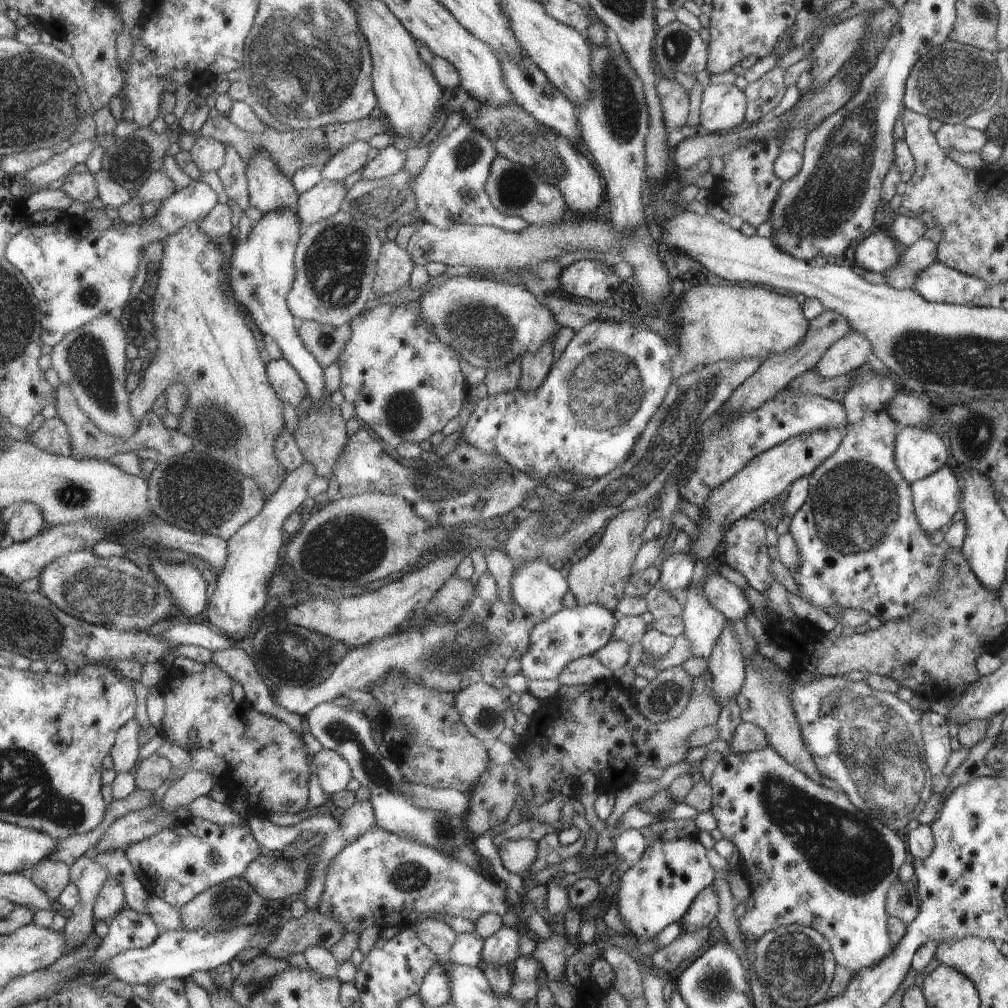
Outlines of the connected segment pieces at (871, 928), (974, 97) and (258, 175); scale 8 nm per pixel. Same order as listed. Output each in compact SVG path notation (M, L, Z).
M771 745L756 750L744 753L734 753L726 756L714 770L711 779L711 788L713 791L712 814L718 822L720 832L727 840L734 842L734 846L738 846L738 853L741 856L741 863L746 868L748 880L751 887L750 895L754 897L755 904L753 909L748 909L744 915L738 919L739 930L744 937L752 940L758 940L767 934L770 930L775 930L783 925L798 924L805 925L809 928L819 931L831 944L831 950L834 952L835 959L838 960L842 968L848 968L848 972L852 972L852 976L856 976L860 970L876 966L882 962L882 958L886 958L888 954L894 952L895 943L889 935L890 927L887 922L890 920L886 913L886 898L890 886L894 884L894 880L899 878L899 870L902 864L908 858L906 852L906 844L902 842L902 838L892 828L884 825L880 820L871 818L854 803L848 799L846 794L826 788L826 786L816 783L810 776L804 774L802 770L798 770L788 763L778 751L774 751Z
M950 40L941 46L934 46L929 54L920 58L912 68L910 77L912 80L908 80L904 94L905 108L943 124L964 123L968 117L988 111L997 104L1002 88L997 54Z
M258 150L245 169L249 181L249 204L264 214L278 208L296 212L299 195L292 180L282 174L266 150Z

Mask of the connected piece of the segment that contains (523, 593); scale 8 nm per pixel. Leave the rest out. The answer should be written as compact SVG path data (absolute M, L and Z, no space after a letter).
M528 560L514 566L510 591L528 614L546 620L560 610L568 584L564 574L554 567Z

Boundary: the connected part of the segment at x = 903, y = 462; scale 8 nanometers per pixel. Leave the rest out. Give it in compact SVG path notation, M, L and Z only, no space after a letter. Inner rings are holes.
M909 425L898 432L892 458L896 458L900 474L912 484L938 472L946 465L949 454L950 448L943 436Z

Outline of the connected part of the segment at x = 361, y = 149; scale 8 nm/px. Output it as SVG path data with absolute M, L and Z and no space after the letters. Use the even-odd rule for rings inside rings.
M356 141L338 150L334 158L321 168L321 180L343 182L348 176L362 169L368 163L368 151L371 149L368 141Z

